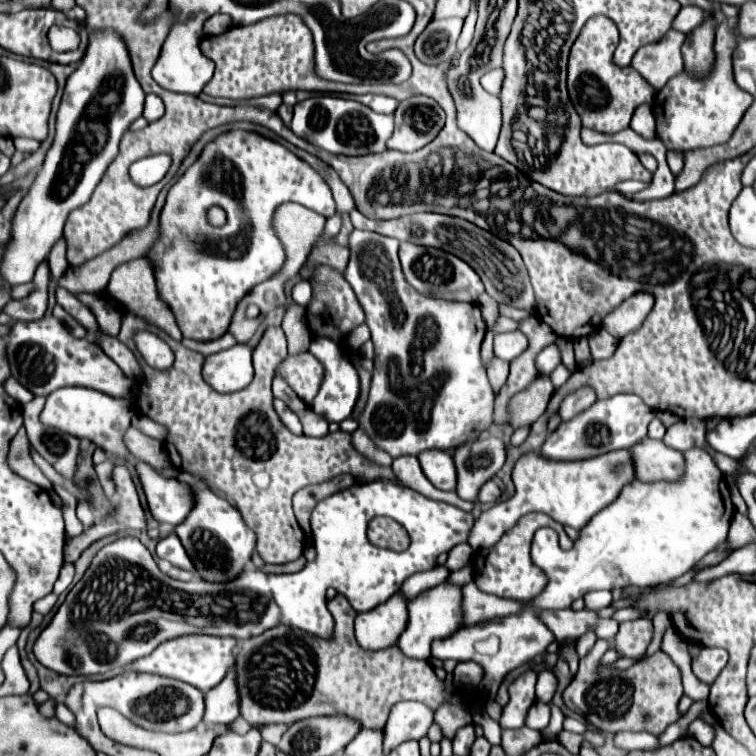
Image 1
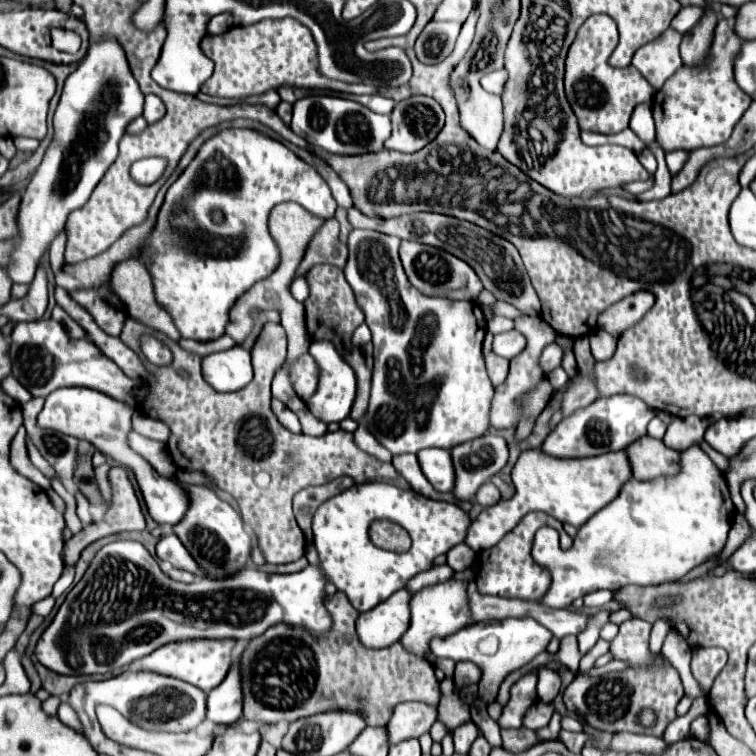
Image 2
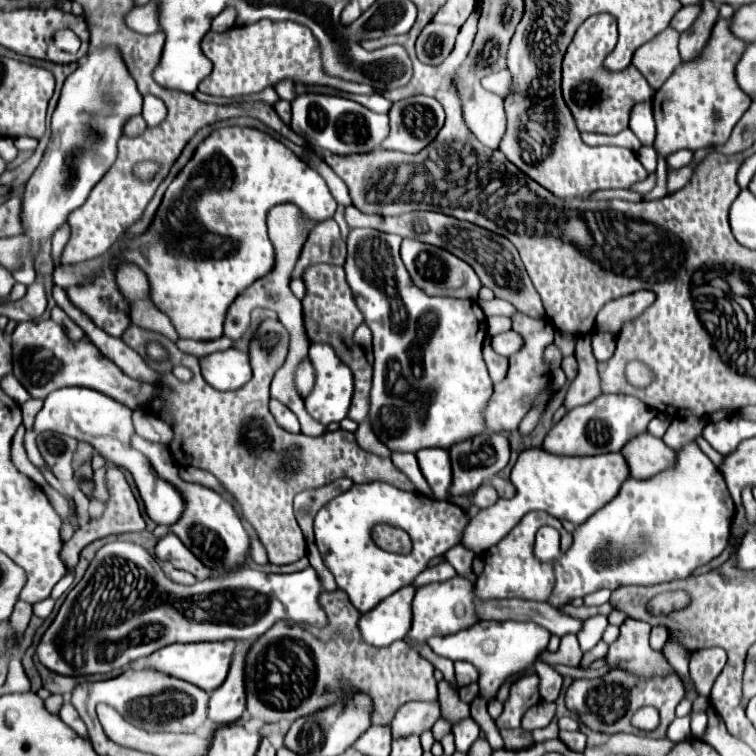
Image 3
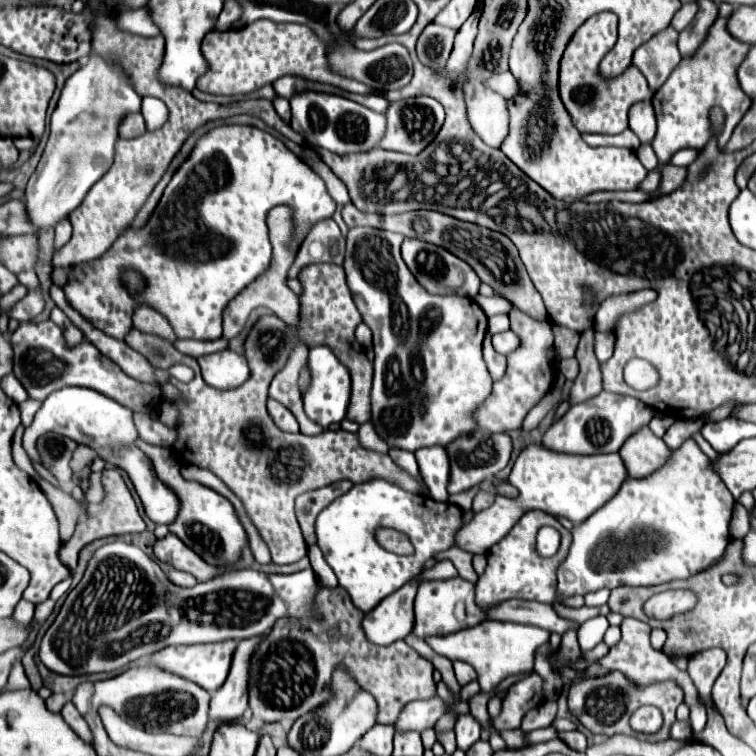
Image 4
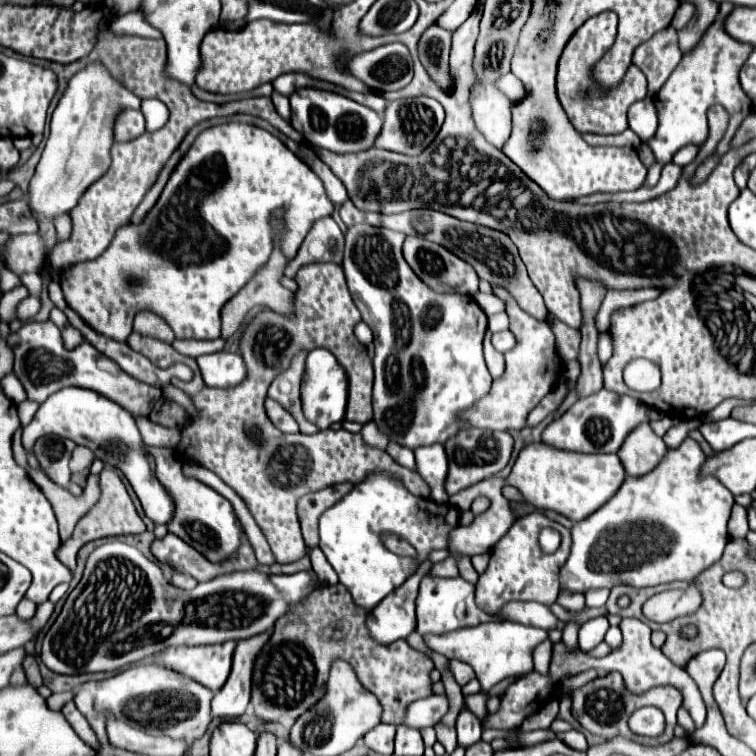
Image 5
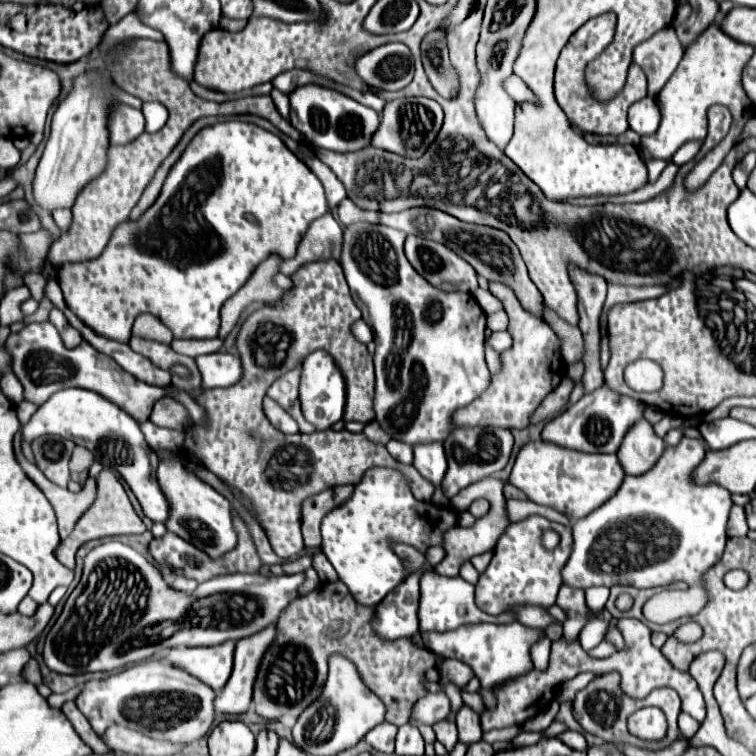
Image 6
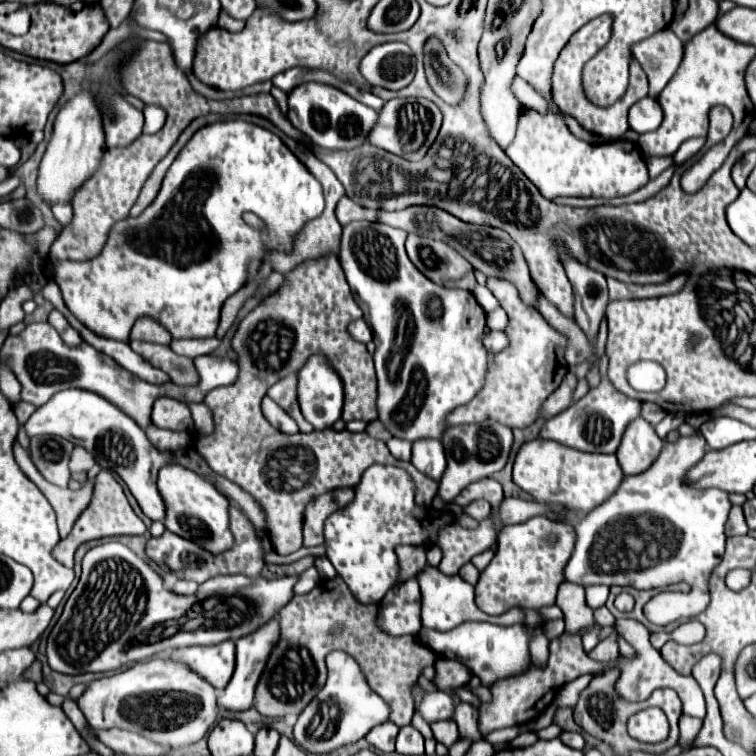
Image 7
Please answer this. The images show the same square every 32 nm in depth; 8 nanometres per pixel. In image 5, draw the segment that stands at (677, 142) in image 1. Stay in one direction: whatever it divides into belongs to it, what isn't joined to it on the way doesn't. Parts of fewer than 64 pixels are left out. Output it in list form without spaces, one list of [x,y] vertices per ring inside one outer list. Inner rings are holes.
[[[716,20],[708,28],[708,32],[704,32],[704,40],[700,40],[700,44],[696,44],[696,52],[688,52],[688,56],[682,56],[680,64],[676,66],[676,72],[672,72],[668,82],[662,86],[662,90],[654,98],[660,124],[658,124],[658,130],[652,136],[652,140],[648,140],[646,144],[650,146],[656,160],[668,164],[672,160],[672,156],[676,154],[676,150],[680,150],[682,146],[704,144],[706,130],[708,130],[706,110],[712,104],[722,104],[730,112],[730,124],[728,124],[726,136],[716,146],[716,152],[712,156],[708,156],[696,168],[696,180],[700,182],[702,176],[706,176],[708,172],[712,172],[716,168],[720,158],[730,150],[730,142],[732,142],[736,130],[740,128],[742,120],[752,112],[752,102],[740,88],[740,78],[738,78],[740,68],[744,66],[744,60],[750,54],[752,54],[752,46],[728,36],[722,20]]]

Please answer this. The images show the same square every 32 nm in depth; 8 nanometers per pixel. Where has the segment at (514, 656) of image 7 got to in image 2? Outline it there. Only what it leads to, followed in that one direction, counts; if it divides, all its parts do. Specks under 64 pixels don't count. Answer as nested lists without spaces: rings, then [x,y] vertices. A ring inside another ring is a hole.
[[[506,618],[502,622],[476,622],[448,638],[436,638],[432,640],[430,650],[440,658],[452,658],[454,662],[468,660],[480,666],[482,670],[480,698],[484,702],[494,702],[504,678],[510,672],[520,670],[522,666],[532,662],[534,656],[546,650],[550,640],[552,640],[552,632],[532,618]]]

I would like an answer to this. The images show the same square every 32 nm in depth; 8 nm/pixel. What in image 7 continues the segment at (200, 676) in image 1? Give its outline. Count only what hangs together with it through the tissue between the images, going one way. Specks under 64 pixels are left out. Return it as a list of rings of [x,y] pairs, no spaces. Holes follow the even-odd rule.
[[[232,640],[214,646],[190,646],[172,652],[172,658],[186,662],[216,690],[224,690],[236,666],[236,646]]]

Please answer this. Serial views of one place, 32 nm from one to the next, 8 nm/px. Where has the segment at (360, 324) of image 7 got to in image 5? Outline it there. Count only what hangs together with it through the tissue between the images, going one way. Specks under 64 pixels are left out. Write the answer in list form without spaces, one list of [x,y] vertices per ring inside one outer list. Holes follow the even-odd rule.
[[[362,320],[354,326],[354,336],[356,336],[358,342],[362,342],[362,344],[370,344],[370,342],[372,342],[372,330],[370,330]]]

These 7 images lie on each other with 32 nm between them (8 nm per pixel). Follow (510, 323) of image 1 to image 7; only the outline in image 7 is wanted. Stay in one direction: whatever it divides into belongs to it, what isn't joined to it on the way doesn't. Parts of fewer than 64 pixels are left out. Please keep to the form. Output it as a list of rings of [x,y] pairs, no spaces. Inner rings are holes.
[[[496,308],[496,310],[486,314],[486,326],[490,330],[504,330],[506,322],[508,322],[508,318],[506,318],[506,312],[502,308]]]

